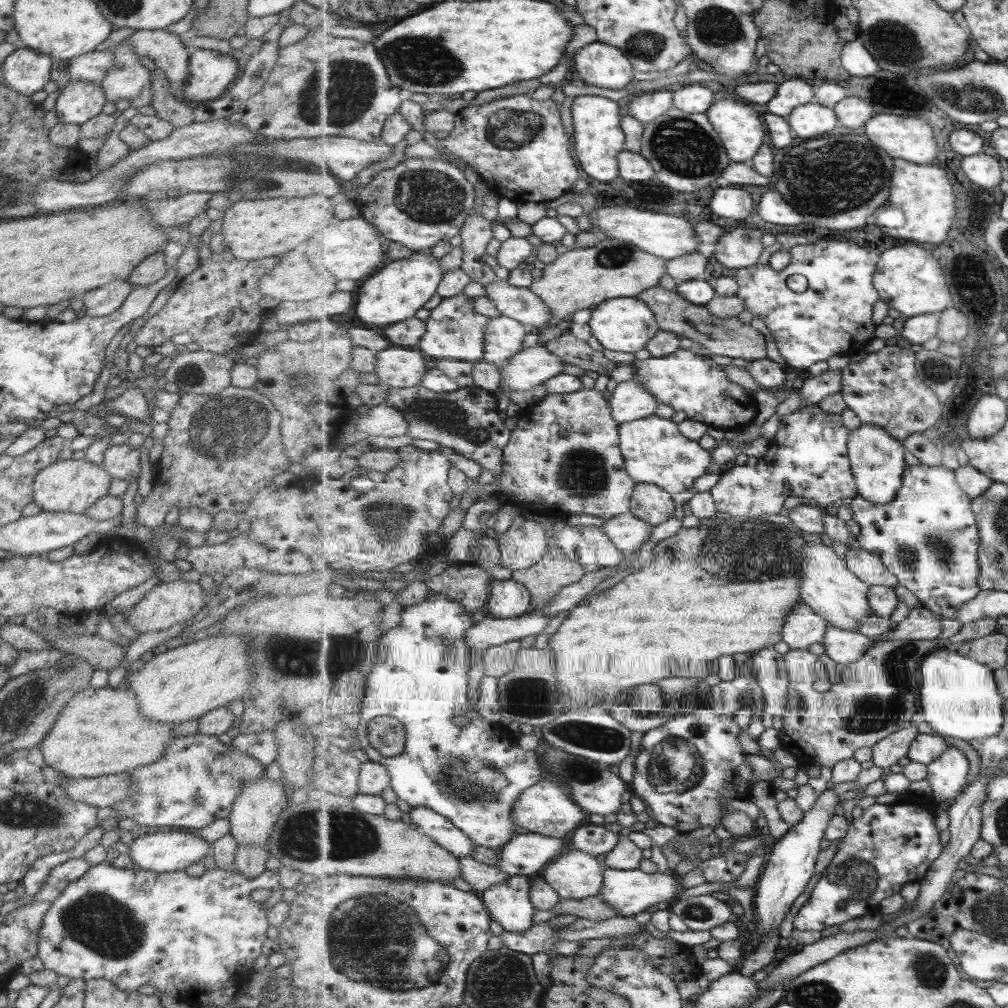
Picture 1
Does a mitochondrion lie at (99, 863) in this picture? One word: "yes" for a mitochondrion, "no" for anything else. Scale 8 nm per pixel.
no

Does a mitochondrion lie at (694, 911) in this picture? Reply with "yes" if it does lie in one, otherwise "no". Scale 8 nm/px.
yes

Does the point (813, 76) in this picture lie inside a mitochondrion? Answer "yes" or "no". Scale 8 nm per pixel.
no

